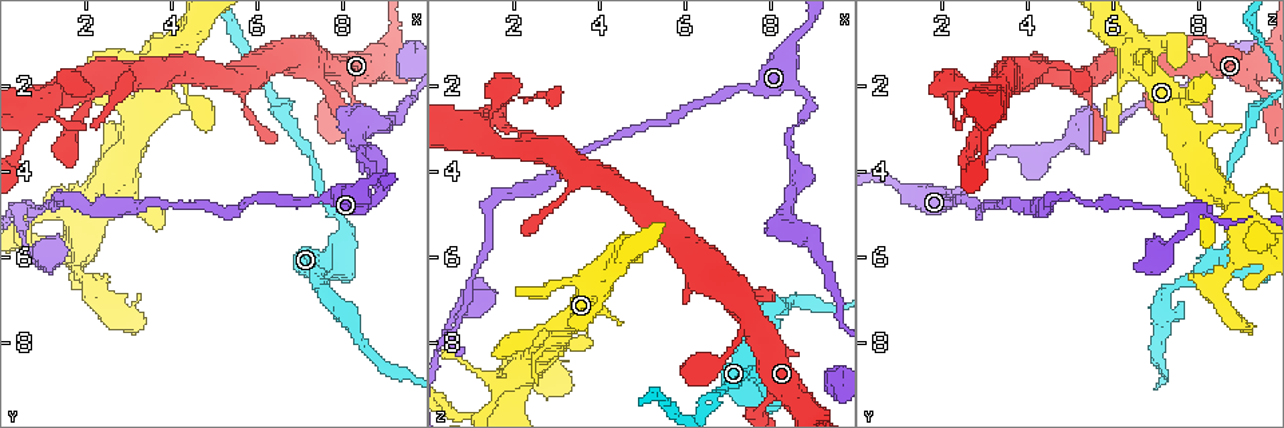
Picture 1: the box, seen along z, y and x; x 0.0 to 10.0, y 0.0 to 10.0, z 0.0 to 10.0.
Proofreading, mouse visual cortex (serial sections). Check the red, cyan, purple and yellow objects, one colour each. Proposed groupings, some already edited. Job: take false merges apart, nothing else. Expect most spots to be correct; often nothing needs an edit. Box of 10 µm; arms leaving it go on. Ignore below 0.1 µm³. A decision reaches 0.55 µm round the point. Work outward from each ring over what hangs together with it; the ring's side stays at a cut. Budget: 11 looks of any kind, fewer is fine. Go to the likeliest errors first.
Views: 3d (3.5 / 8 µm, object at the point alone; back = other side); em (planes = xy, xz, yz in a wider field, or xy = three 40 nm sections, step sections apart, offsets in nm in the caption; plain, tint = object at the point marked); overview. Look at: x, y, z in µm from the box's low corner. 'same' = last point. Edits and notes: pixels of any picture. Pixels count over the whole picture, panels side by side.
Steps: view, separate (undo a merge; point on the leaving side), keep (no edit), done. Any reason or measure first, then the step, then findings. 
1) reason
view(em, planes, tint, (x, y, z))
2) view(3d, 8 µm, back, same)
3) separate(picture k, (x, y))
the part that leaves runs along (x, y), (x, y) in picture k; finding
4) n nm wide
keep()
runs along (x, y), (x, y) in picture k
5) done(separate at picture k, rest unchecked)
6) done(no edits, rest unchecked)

four-way junction
view(3d, 3.5 µm, (1.65, 4.70, 9.15))

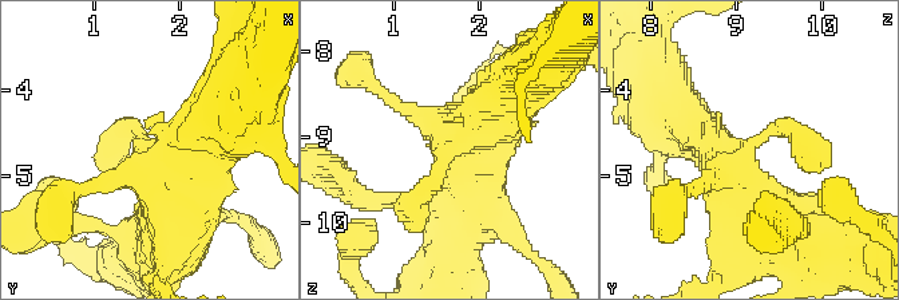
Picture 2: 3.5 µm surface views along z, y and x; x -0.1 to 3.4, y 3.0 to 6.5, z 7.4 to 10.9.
4 arms; arms of 200, 250, 500, 600 nm
view(em, xy, step 1, tint, (1.75, 4.70, 9.10))

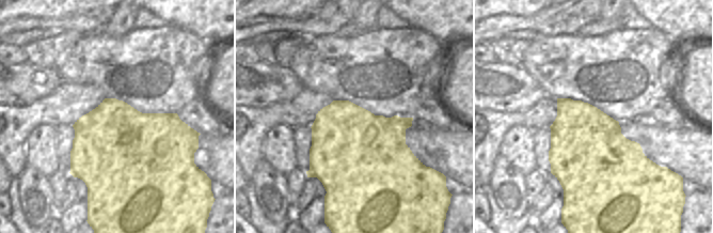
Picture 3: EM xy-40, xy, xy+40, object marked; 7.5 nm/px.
keep()
runs along (511, 107), (446, 152), (412, 206) in picture 2; all the same cell

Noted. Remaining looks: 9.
abrupt turn
view(3d, 8 µm, (1.50, 4.65, 4.85))

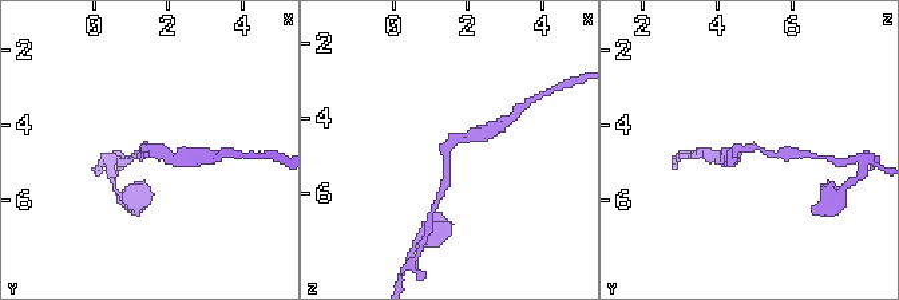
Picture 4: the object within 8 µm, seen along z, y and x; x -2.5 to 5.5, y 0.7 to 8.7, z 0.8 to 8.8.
view(em, xy, step 2, tint, same)

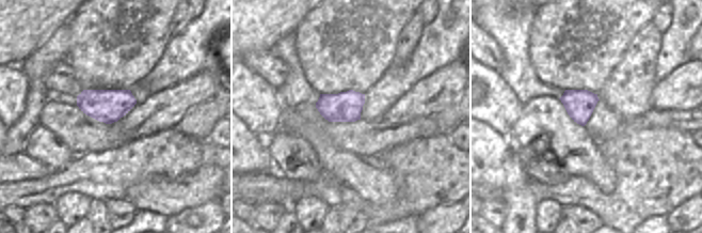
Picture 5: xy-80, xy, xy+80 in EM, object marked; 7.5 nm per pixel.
keep()
runs along (478, 135), (451, 142), (444, 185) in picture 4; one cell here

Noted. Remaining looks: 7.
abrupt turn
view(em, planes, tint, (8.35, 3.10, 5.15))

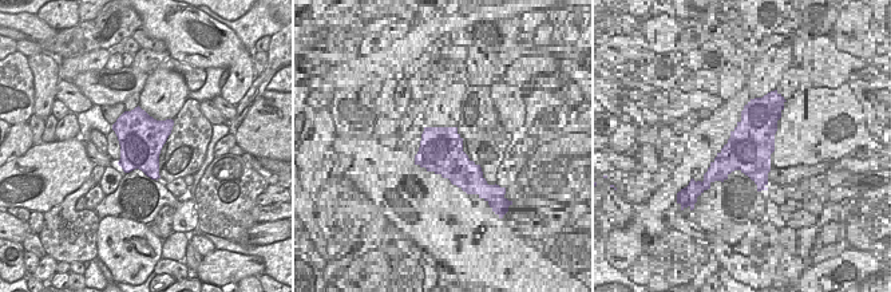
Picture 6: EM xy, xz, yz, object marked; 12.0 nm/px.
see where the arms go
view(3d, 3.5 µm, same)

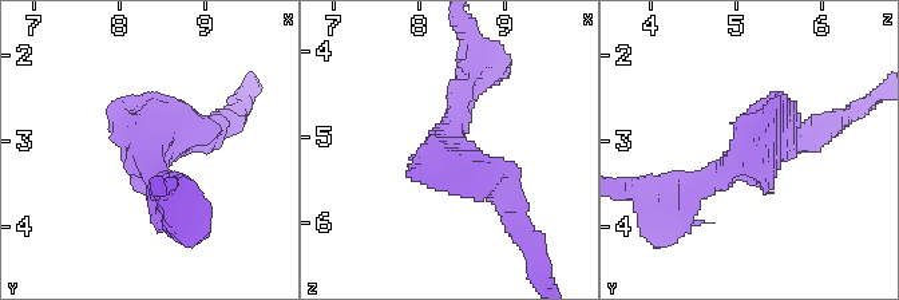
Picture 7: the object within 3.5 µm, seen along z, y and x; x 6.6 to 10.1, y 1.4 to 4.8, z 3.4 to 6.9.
keep()
runs along (682, 198), (765, 133), (803, 137) in picture 7; all the same cell

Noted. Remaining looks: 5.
abrupt turn
view(3d, 3.5 µm, (1.15, 2.60, 2.75))

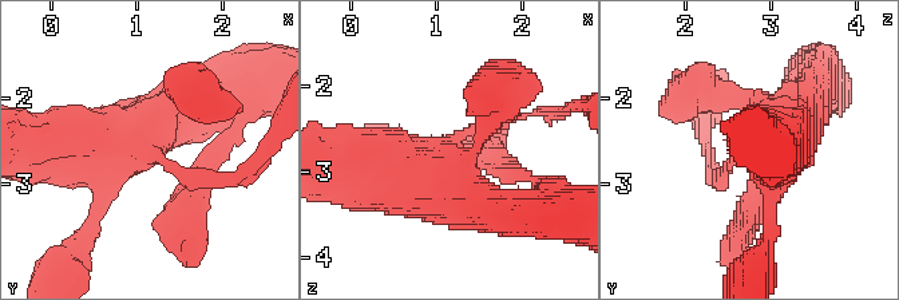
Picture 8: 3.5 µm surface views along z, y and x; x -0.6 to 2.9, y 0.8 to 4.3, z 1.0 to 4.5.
view(em, xy, step 1, tint, (1.10, 2.65, 2.70))

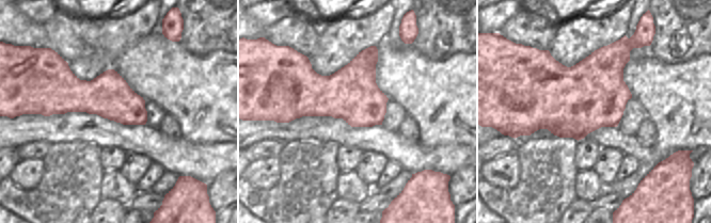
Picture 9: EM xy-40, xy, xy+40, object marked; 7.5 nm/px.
view(em, xy, step 5, tint, same)

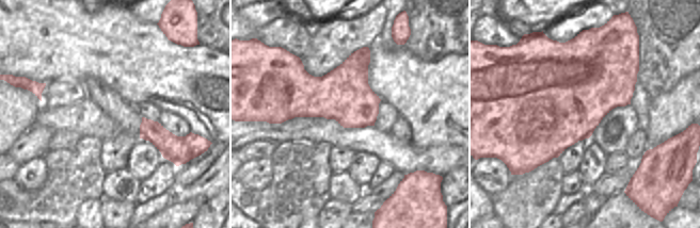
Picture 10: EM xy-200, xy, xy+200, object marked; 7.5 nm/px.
keep()
runs along (509, 210), (352, 160) in picture 8; one cell here

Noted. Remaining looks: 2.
done(no edits, rest unchecked)

